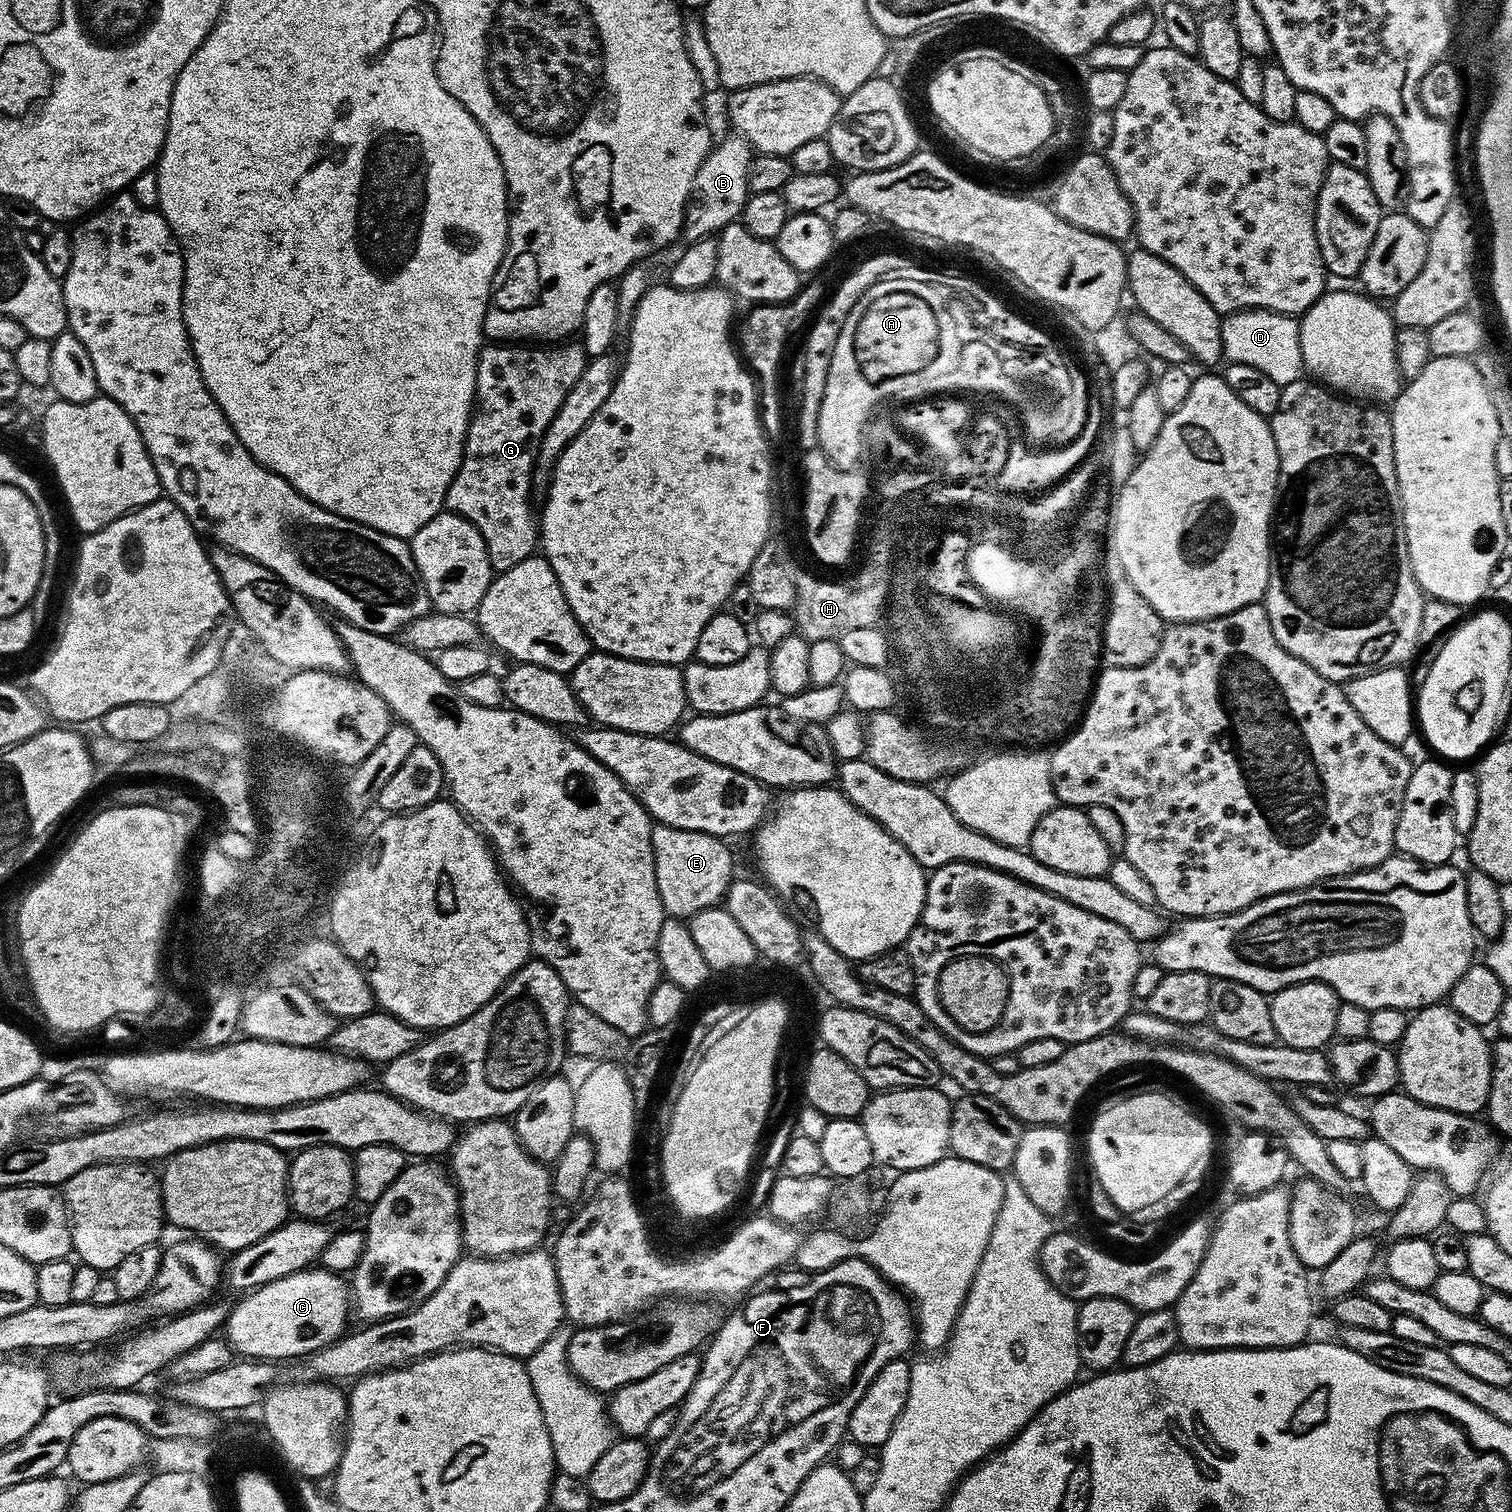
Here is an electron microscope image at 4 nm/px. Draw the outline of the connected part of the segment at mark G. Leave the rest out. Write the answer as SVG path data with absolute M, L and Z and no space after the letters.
M488 342L480 349L480 357L476 363L475 403L478 407L468 425L468 437L464 440L464 457L458 466L452 485L448 488L448 493L444 499L444 508L469 520L478 530L478 534L482 534L484 545L488 551L488 561L492 563L493 573L496 574L510 570L510 566L518 566L518 562L533 555L538 548L538 516L537 513L532 513L532 503L534 503L532 472L536 468L536 455L540 449L542 434L546 434L550 421L554 419L554 414L558 414L558 406L562 406L562 402L566 402L566 394L570 394L570 386L574 386L574 382L578 382L578 378L582 378L582 370L588 366L590 359L588 353L584 351L583 343L568 343L572 342L560 342L555 346L529 346L524 342Z

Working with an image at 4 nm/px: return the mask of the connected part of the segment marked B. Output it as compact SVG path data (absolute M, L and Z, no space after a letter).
M731 134L713 147L696 175L692 195L688 197L688 207L684 210L682 236L685 241L707 240L719 234L726 225L741 219L749 198L748 171L752 169L754 148L740 134Z

